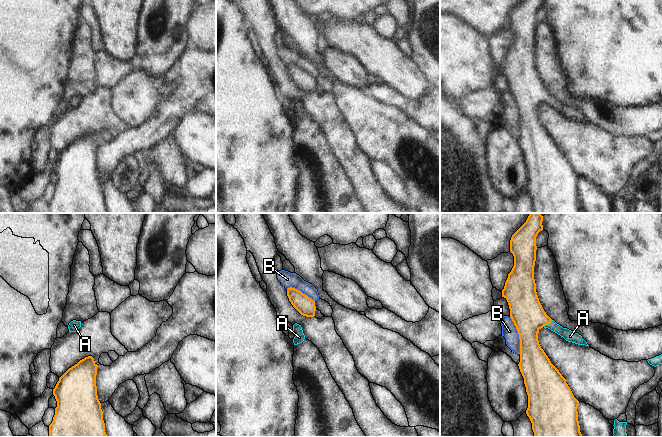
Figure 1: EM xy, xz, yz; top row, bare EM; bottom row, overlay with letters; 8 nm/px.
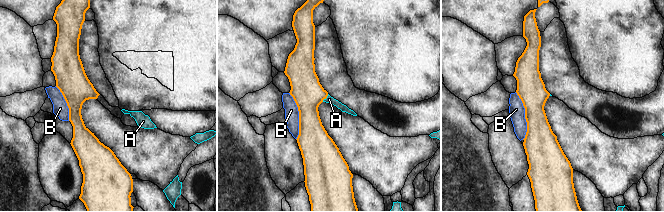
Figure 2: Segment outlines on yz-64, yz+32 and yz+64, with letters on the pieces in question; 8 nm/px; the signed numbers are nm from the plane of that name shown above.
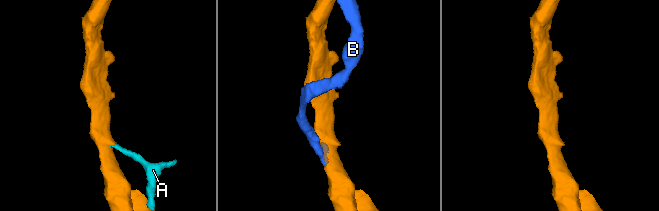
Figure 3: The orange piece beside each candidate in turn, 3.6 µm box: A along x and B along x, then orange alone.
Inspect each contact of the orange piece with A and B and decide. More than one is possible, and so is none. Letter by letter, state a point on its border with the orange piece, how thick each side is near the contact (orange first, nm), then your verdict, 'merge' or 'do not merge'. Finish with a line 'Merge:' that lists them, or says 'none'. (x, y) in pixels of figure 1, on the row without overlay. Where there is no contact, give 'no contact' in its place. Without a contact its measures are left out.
A: contact yz (547, 99); calibres 260 and 90 nm; merge
B: contact yz (519, 111); calibres 260 and 120 nm; do not merge
Merge: A

